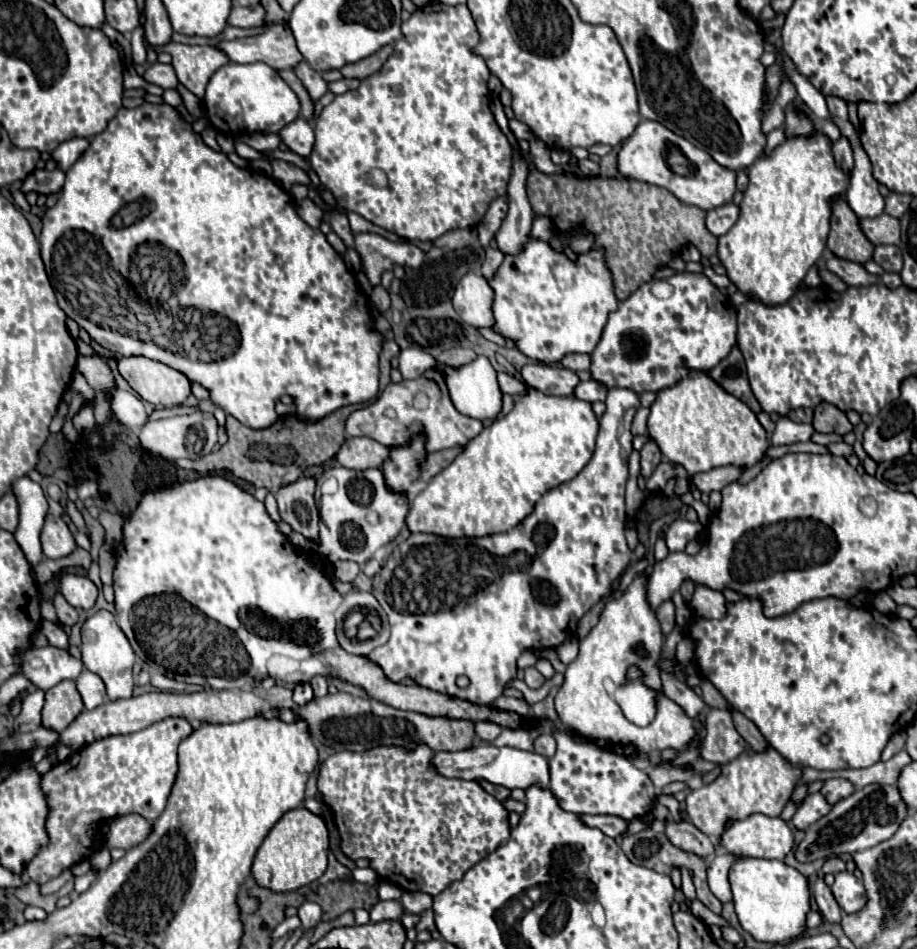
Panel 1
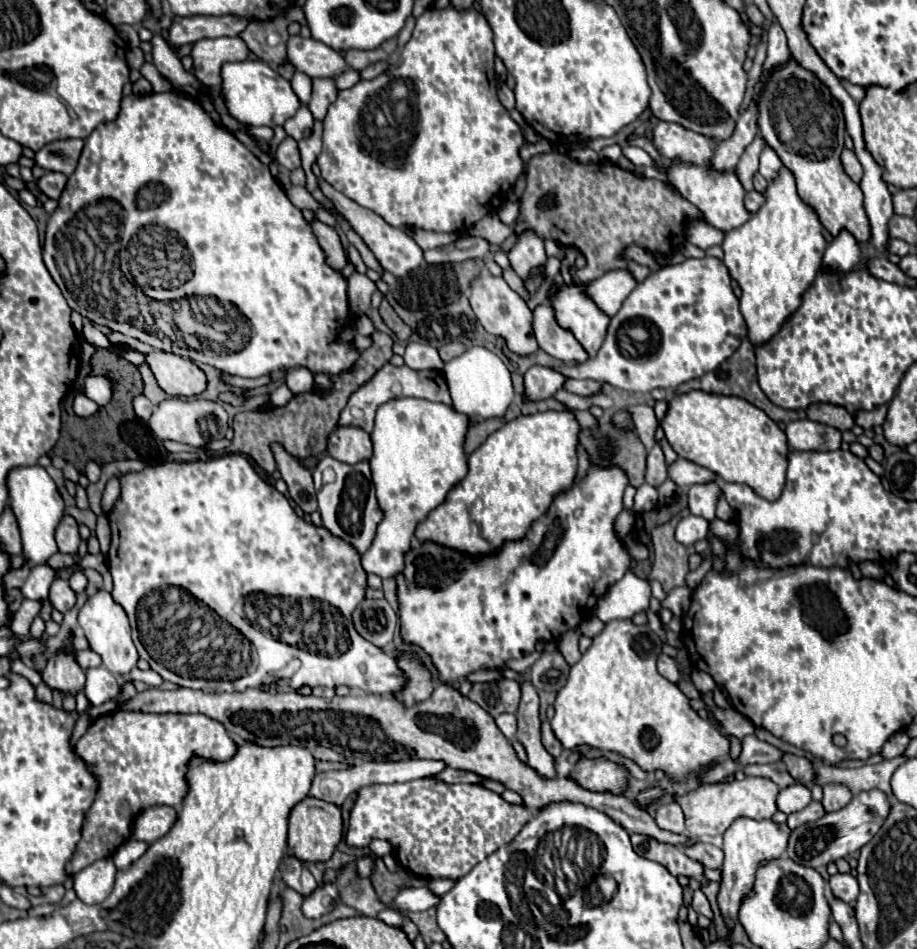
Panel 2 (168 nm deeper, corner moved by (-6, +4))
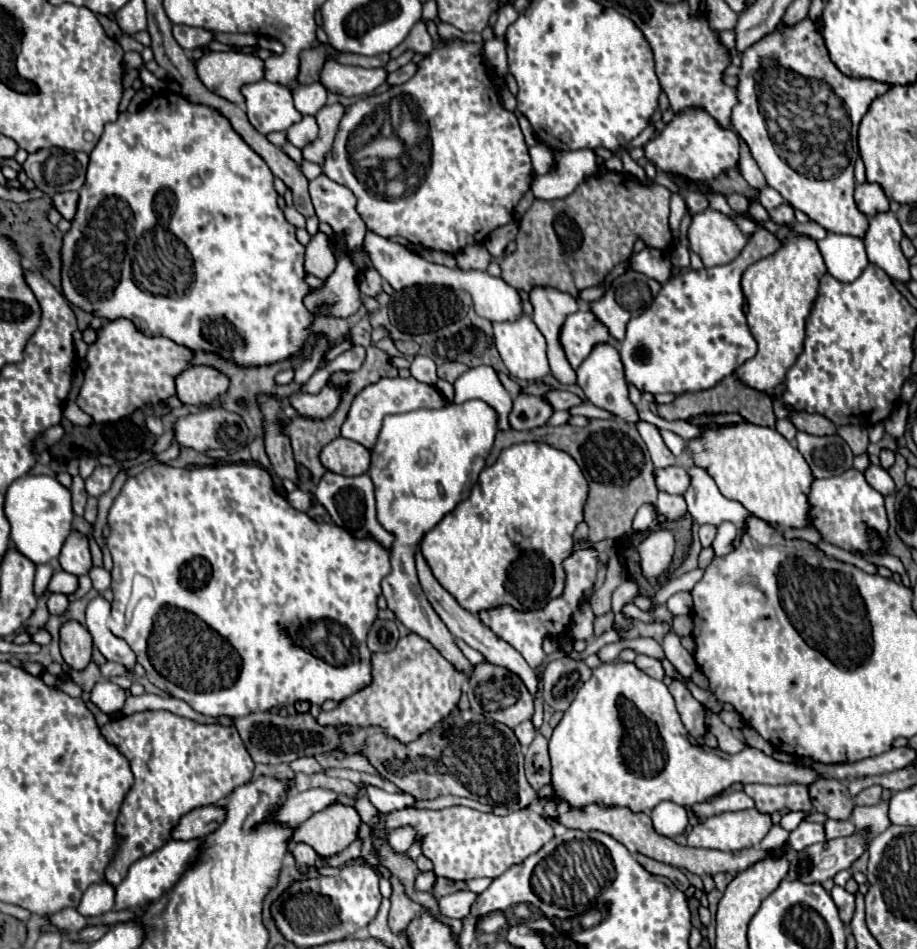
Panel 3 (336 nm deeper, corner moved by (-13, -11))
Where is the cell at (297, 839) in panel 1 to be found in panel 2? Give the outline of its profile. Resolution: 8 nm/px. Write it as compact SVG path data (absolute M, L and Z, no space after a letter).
M307 796L303 802L299 802L291 810L287 854L293 852L293 856L301 856L301 860L309 860L309 862L325 862L335 852L335 848L341 840L341 834L343 834L341 808L331 804L331 802Z

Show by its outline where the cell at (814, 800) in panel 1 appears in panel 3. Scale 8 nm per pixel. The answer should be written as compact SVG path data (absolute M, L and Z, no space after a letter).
M802 821L802 823L790 833L788 845L792 845L796 851L802 851L804 847L814 845L814 843L820 843L820 841L824 841L824 839L826 839L826 835L824 835L824 825L814 823L814 821Z

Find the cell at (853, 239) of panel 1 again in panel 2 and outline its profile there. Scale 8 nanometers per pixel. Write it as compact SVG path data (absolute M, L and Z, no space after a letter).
M793 56L785 64L779 64L771 70L771 74L765 78L761 94L755 98L757 104L757 134L765 140L769 148L777 152L783 166L793 174L797 182L797 194L801 200L815 210L821 224L837 236L843 228L847 228L857 242L869 242L869 220L863 210L863 192L859 184L855 184L843 170L841 164L841 152L843 152L843 138L845 138L845 118L841 104L833 98L829 88L807 68L803 68Z

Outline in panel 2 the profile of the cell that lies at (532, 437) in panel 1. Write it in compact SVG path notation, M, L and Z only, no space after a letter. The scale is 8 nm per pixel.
M571 412L519 416L493 432L469 456L467 476L445 502L417 526L419 542L435 542L471 556L495 554L505 542L523 540L531 524L547 512L553 498L571 488L577 474L577 424Z

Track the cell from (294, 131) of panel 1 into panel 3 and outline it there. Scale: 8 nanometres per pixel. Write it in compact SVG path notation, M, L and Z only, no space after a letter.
M304 117L300 123L292 125L288 131L286 131L286 137L292 145L296 145L298 149L304 149L308 143L312 143L318 135L318 125L316 125L316 119L314 117Z

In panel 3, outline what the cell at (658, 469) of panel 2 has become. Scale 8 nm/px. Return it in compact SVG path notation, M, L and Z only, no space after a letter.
M664 491L658 493L656 507L658 507L658 511L660 511L664 517L668 517L670 521L680 519L680 517L686 513L686 503L684 503L684 499L682 499L680 495L668 495L668 493L664 493Z

